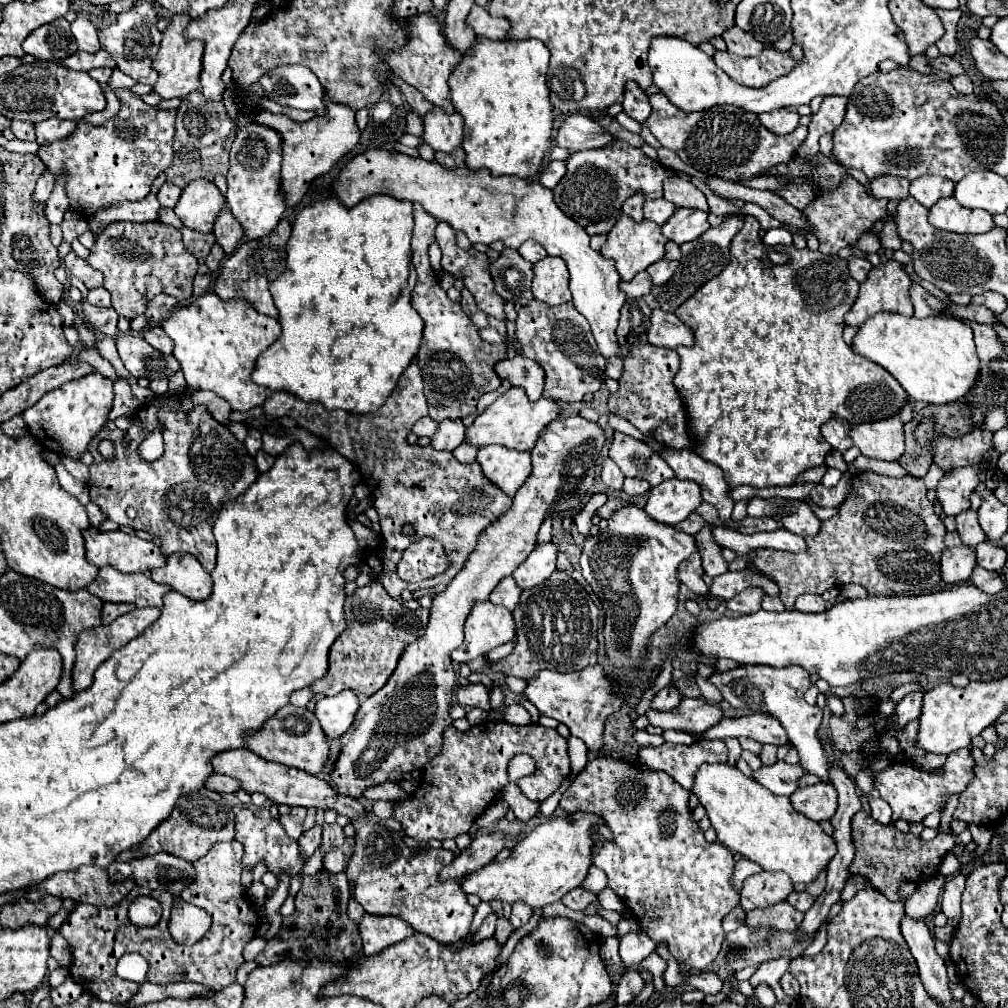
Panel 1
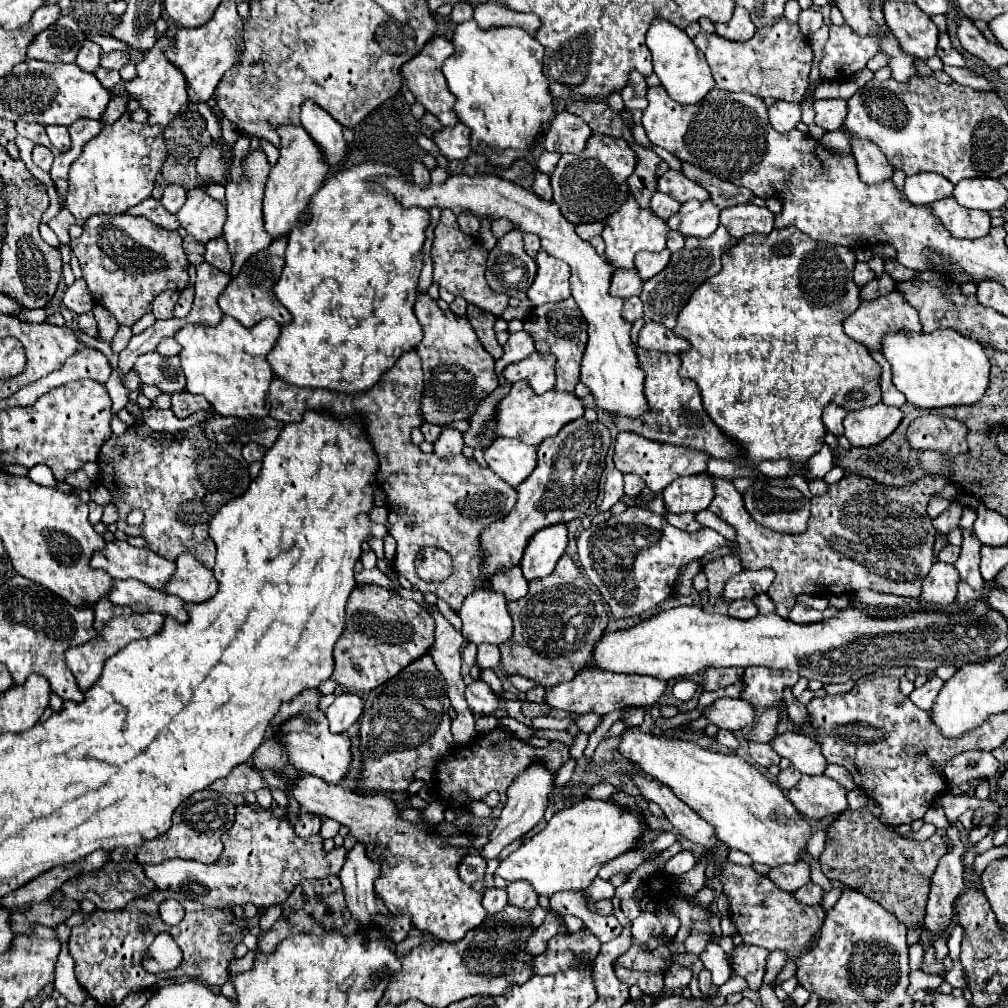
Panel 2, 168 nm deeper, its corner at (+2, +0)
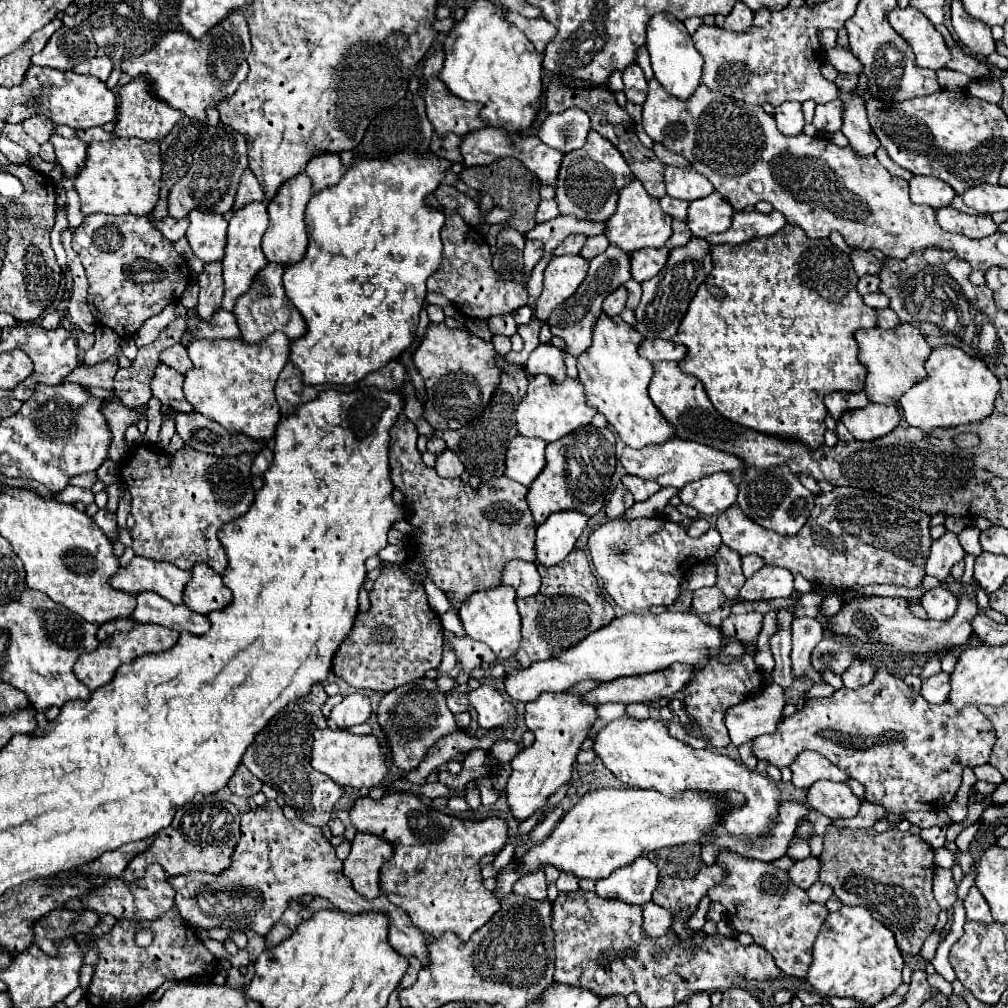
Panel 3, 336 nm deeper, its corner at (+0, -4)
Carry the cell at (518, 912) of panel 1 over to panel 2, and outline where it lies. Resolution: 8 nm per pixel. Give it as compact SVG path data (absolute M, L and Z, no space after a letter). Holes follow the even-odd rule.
M524 881L510 883L506 887L506 891L508 891L508 903L510 905L516 905L518 909L528 909L528 913L536 909L538 895L534 893L534 889L528 883L524 883Z

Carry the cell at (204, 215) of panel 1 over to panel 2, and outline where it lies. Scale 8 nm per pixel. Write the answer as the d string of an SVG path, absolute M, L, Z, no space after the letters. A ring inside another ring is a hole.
M202 187L190 189L186 203L176 213L180 225L200 243L206 243L222 233L226 221L226 207L212 199Z

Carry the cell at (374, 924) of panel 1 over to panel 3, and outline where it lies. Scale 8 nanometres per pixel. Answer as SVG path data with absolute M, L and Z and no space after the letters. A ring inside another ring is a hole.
M356 833L350 855L344 859L344 875L364 897L380 895L380 867L392 857L394 847L372 833Z

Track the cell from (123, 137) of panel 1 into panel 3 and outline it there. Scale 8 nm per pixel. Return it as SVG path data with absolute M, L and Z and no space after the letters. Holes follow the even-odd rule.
M128 139L126 145L90 143L84 169L74 179L74 189L80 195L82 213L110 213L110 215L150 215L160 195L160 147L158 141Z

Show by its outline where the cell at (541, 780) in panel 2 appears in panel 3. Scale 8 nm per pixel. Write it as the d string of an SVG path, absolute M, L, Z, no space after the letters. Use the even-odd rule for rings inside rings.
M560 691L542 693L536 701L526 703L524 719L528 729L534 731L536 741L512 759L510 765L514 771L506 785L512 815L518 821L524 821L532 813L536 813L546 803L550 793L570 781L576 753L580 751L582 741L588 737L594 721L598 719L598 713L594 705L582 705L582 695Z

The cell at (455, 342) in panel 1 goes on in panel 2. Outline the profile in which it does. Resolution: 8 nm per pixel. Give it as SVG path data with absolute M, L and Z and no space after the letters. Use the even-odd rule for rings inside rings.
M418 293L414 313L424 329L424 339L416 347L422 359L422 371L426 381L422 395L424 421L434 425L448 425L472 417L478 403L498 387L494 357L488 355L488 351L480 345L466 317L460 317L450 309L440 309L428 293Z

